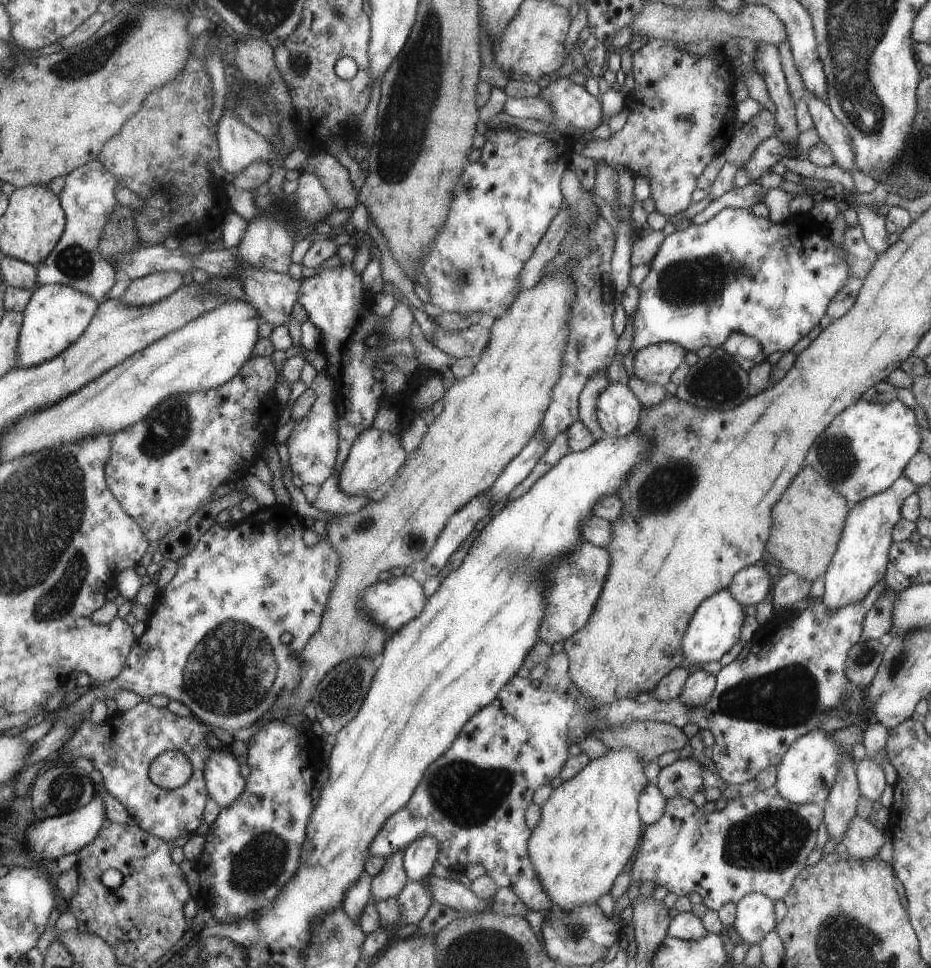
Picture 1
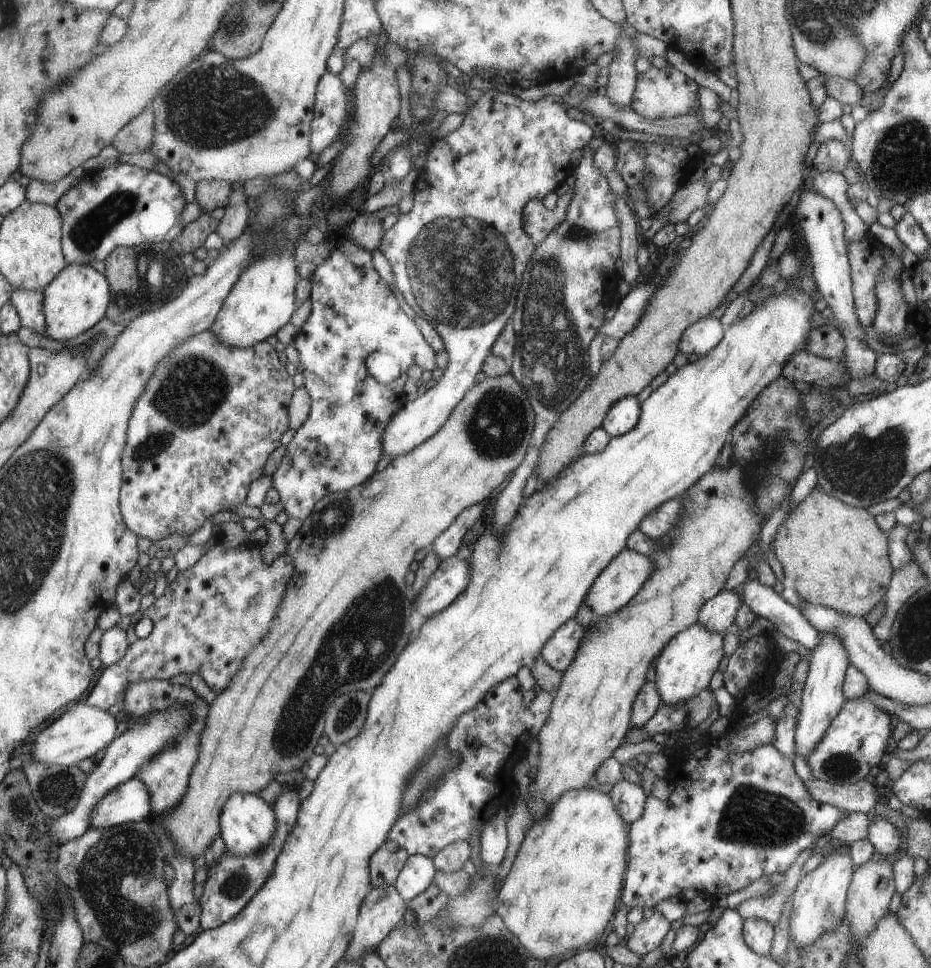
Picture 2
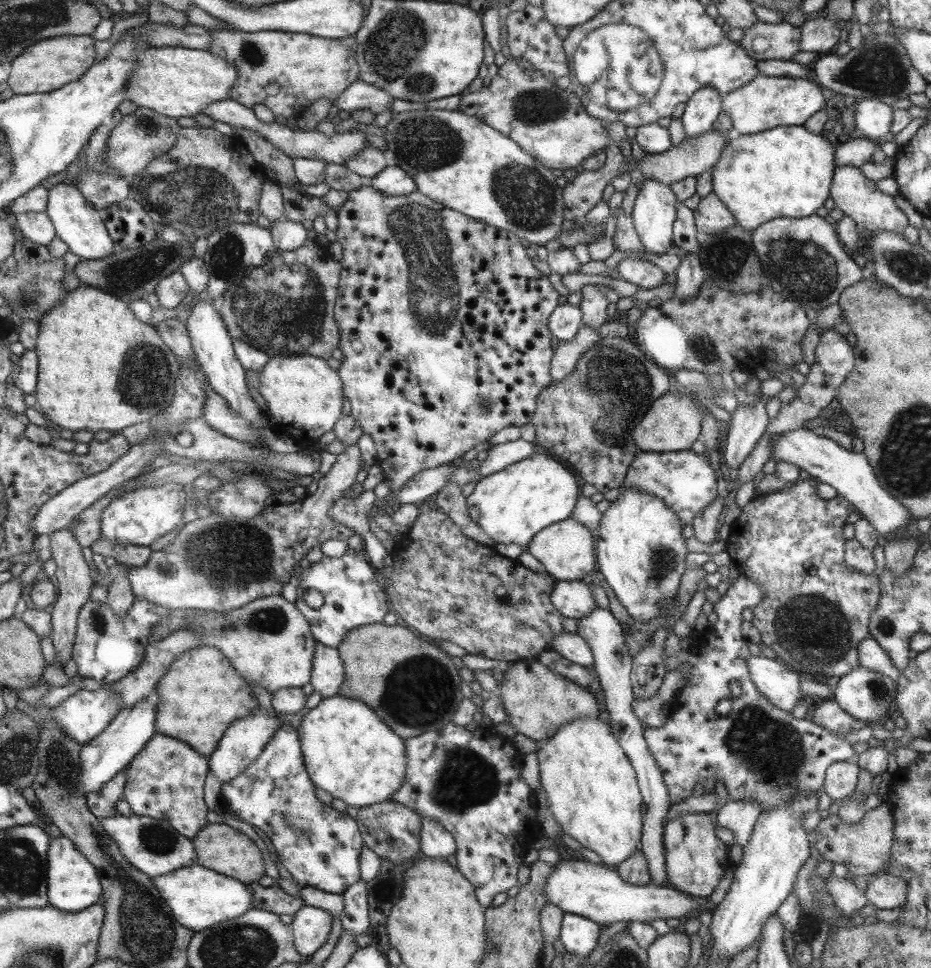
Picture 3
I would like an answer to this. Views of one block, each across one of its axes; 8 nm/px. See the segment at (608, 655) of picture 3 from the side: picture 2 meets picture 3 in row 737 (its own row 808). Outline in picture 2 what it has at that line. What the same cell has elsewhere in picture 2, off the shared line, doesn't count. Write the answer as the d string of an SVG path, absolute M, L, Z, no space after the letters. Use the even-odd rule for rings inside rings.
M625 780L619 781L613 785L608 794L625 822L631 824L634 820L641 818L645 808L644 802L648 799L639 784Z

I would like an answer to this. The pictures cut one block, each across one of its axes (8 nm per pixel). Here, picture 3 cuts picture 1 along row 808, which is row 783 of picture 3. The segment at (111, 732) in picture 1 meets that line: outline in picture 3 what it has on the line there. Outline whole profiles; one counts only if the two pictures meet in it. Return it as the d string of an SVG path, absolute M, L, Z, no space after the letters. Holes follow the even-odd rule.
M155 733L128 764L124 800L133 815L166 820L177 833L192 841L208 823L203 795L206 776L207 762L196 749L176 737Z

